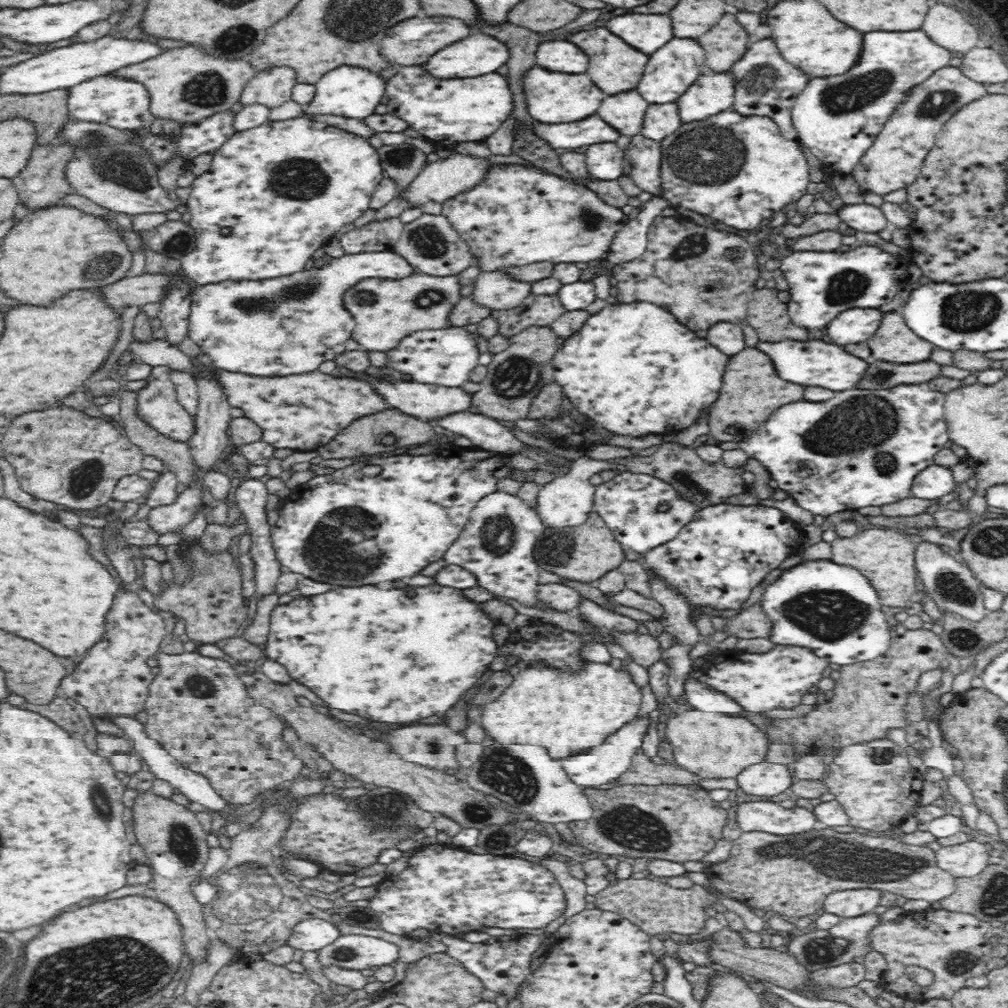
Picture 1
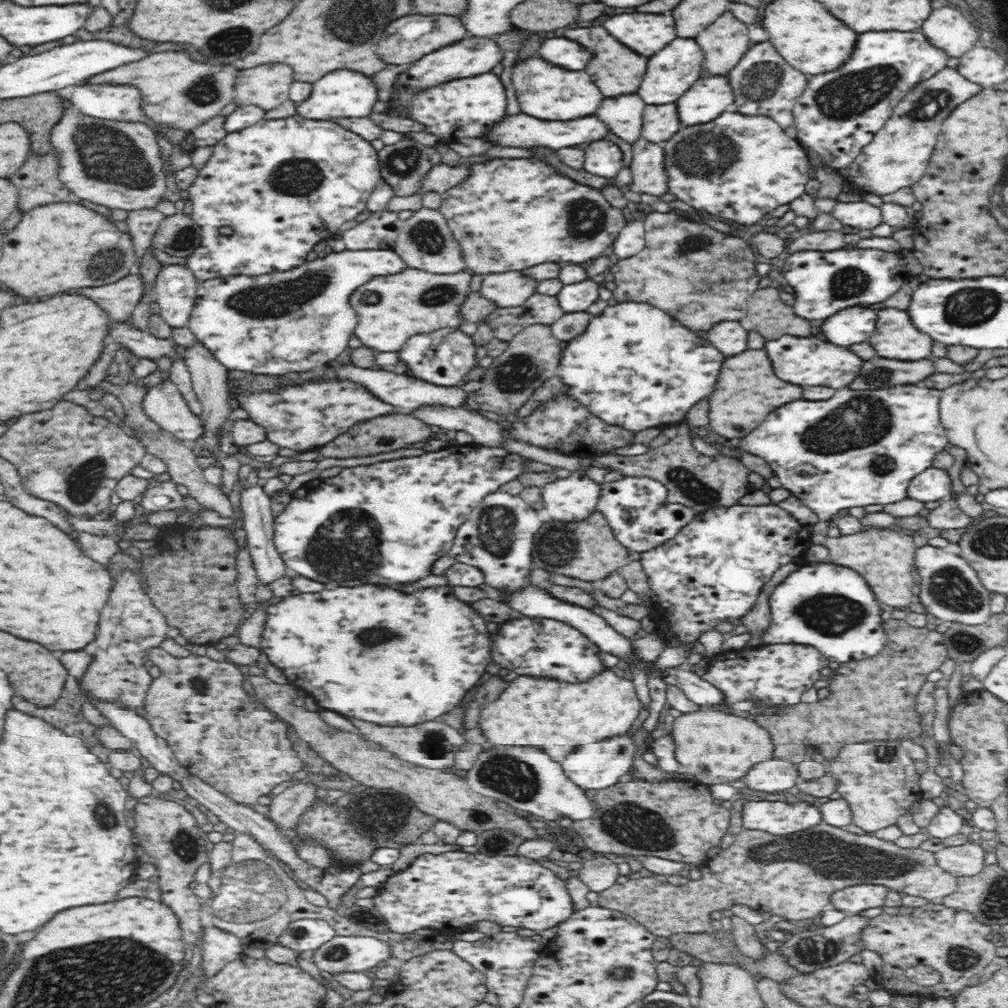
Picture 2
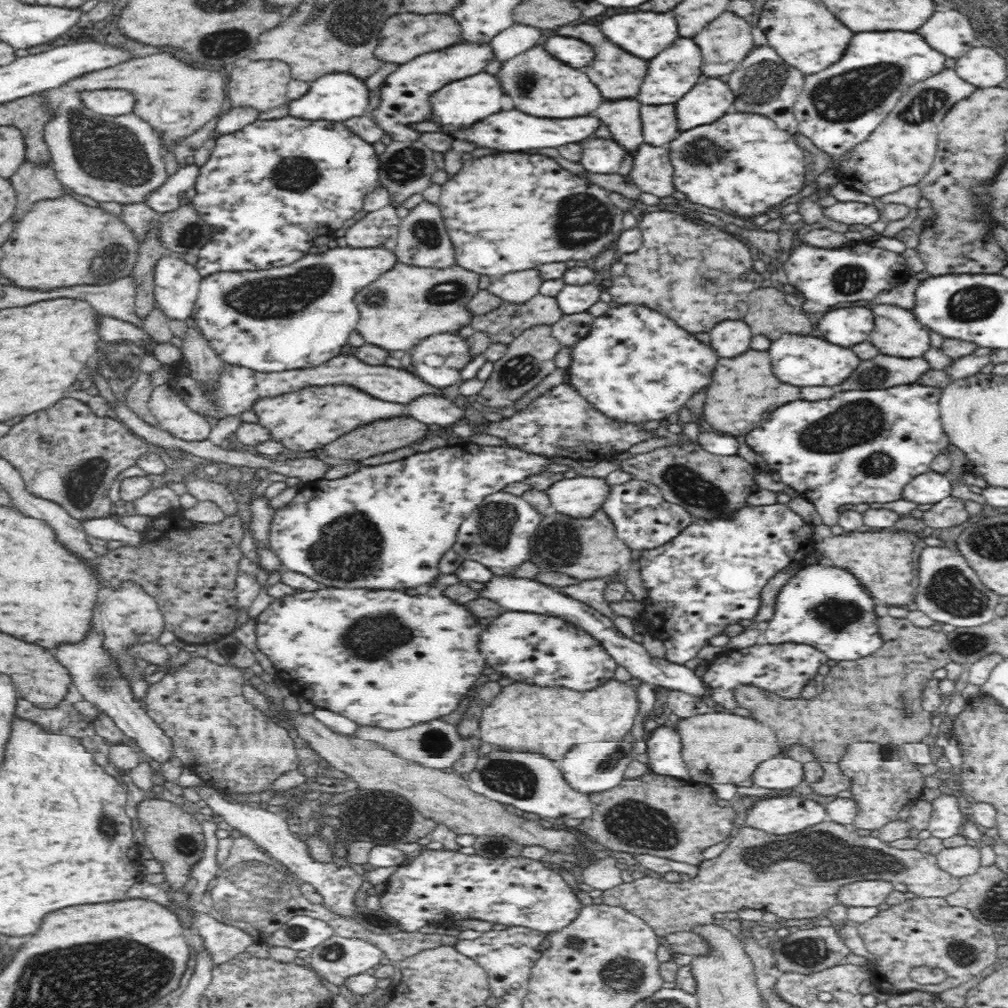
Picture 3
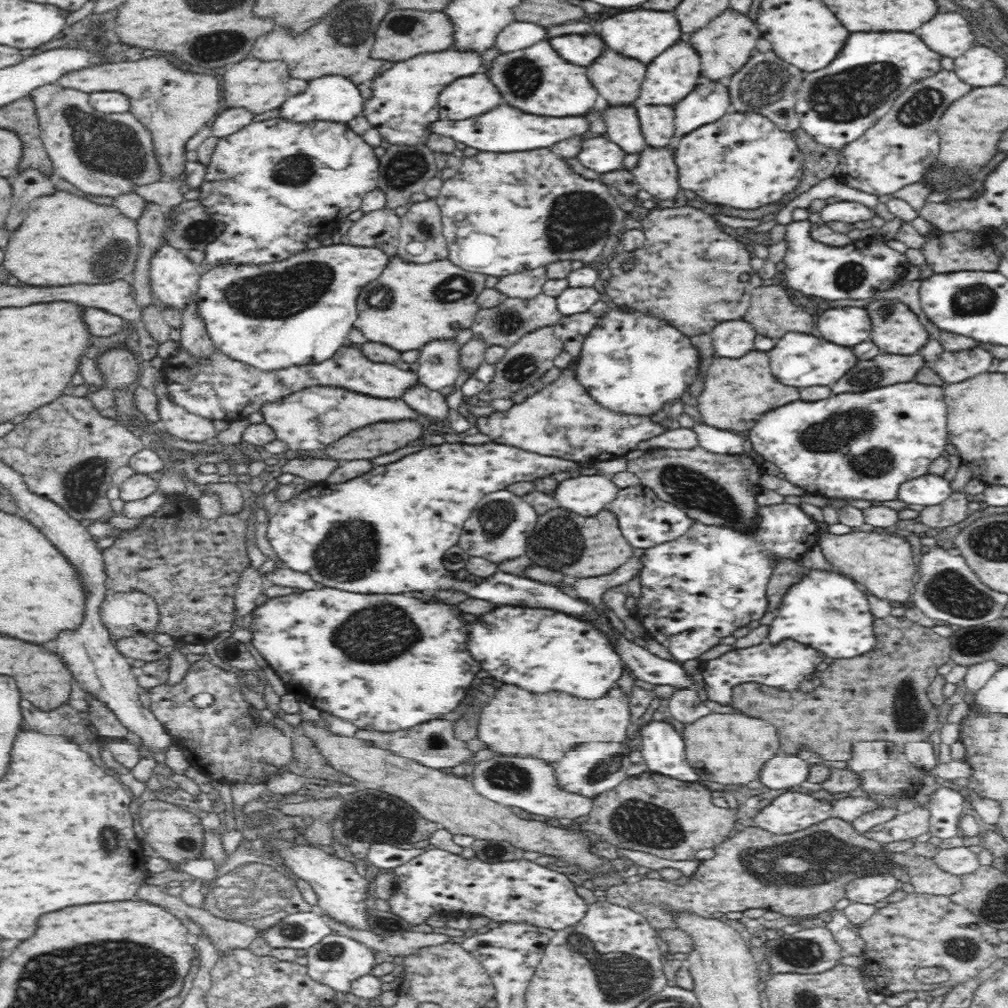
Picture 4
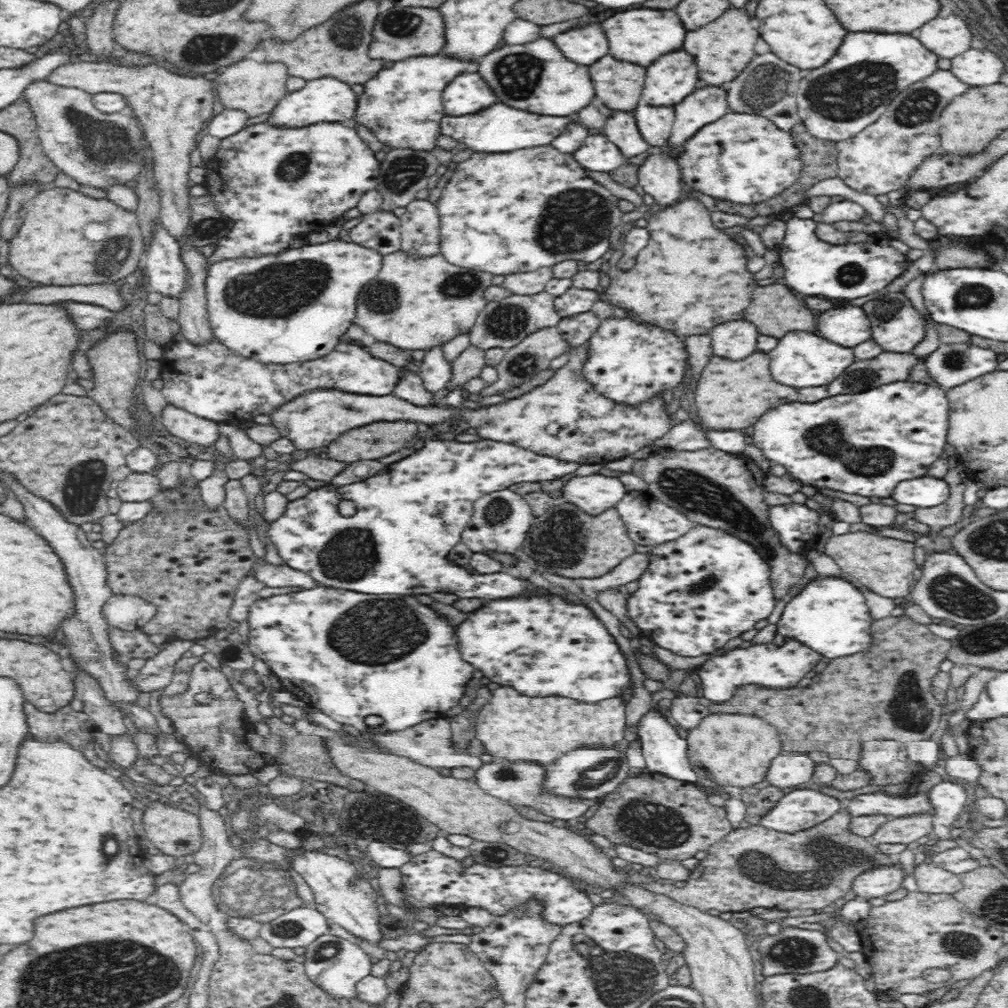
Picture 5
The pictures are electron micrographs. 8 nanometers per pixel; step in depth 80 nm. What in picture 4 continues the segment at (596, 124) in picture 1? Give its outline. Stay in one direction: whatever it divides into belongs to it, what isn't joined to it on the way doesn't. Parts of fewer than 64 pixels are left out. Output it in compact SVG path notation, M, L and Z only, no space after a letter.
M500 106L484 116L476 116L476 120L460 120L460 124L448 124L446 120L438 120L430 126L431 131L442 136L450 136L455 142L463 142L479 152L512 152L512 150L534 150L534 148L550 148L558 140L570 138L574 134L584 134L588 130L588 120L582 116L568 118L552 118L552 116L532 116L520 112L512 106Z

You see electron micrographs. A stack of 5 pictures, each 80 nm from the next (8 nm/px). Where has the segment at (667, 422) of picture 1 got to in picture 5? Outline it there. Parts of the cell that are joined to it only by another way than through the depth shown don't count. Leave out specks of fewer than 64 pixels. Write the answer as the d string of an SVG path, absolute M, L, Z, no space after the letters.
M604 318L601 322L598 332L586 344L590 346L590 354L582 372L604 397L620 404L637 406L682 382L688 354L684 344L670 329L636 324L630 318Z

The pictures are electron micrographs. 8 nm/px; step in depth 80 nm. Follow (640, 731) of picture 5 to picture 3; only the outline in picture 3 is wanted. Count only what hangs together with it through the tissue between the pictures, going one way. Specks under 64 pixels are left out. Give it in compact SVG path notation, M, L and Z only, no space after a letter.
M660 725L650 730L644 755L651 772L691 781L691 774L681 758L681 738L675 727Z

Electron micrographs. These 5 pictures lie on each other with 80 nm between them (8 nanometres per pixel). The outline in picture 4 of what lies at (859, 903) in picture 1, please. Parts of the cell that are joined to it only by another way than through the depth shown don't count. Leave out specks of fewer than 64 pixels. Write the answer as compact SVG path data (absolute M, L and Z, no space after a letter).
M892 873L857 877L845 886L845 897L851 902L876 905L900 888L898 878L897 874Z

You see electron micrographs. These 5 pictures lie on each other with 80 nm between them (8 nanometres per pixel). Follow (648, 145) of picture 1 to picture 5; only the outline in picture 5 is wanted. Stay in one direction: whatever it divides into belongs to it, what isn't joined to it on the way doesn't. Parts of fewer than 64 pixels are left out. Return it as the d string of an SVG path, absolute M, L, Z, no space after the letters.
M652 152L646 160L639 166L637 170L637 184L642 186L642 190L645 194L648 194L654 203L656 208L665 207L671 209L674 204L678 203L682 194L682 182L681 170L678 163L673 158L663 154L661 152Z

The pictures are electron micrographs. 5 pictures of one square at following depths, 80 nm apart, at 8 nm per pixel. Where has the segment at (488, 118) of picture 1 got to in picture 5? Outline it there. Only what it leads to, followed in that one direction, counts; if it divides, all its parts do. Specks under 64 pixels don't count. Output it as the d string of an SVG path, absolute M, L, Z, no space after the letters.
M478 72L474 74L460 74L452 84L446 86L442 104L444 112L448 116L462 116L462 114L474 114L482 108L488 108L490 104L496 102L496 96L486 84L486 81L480 77Z

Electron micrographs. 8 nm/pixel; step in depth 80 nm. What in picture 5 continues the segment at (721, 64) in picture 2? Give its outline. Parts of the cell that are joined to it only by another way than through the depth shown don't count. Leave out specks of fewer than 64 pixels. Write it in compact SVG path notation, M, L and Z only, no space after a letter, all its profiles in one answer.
M728 10L716 22L698 28L696 32L688 32L684 40L684 48L696 56L696 64L702 70L700 78L708 84L724 84L732 82L746 67L748 60L756 54L752 44L758 40L758 20L750 20L742 10Z

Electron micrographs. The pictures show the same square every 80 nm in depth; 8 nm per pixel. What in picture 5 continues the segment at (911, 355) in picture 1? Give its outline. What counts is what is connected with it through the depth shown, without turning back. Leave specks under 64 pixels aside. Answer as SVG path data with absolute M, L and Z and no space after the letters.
M887 292L880 294L882 298L866 302L862 308L868 312L872 322L872 336L874 340L888 352L910 352L922 338L924 338L924 319L920 311L906 298L902 292Z

